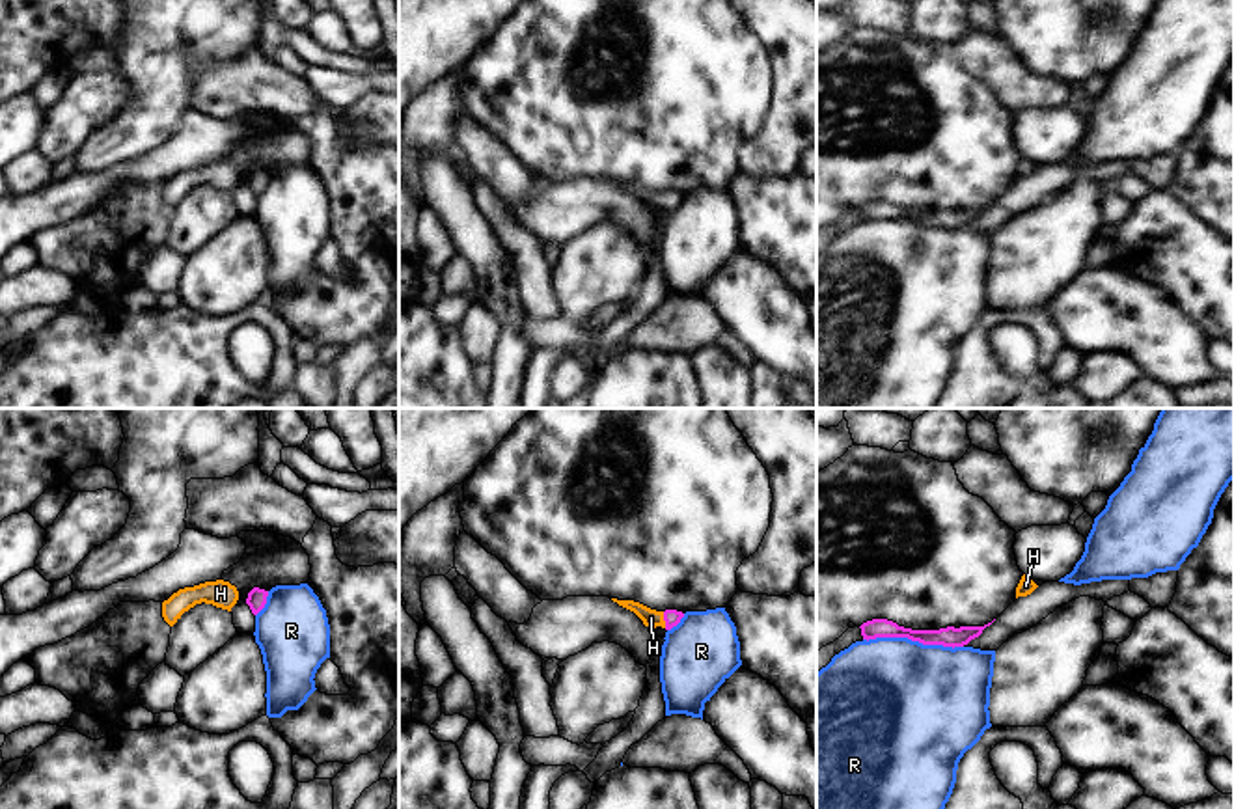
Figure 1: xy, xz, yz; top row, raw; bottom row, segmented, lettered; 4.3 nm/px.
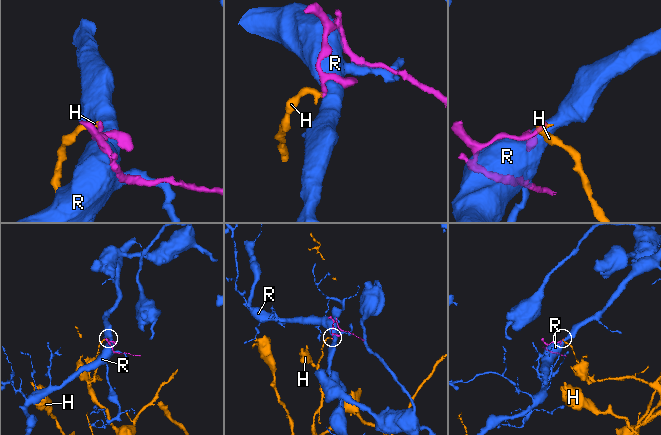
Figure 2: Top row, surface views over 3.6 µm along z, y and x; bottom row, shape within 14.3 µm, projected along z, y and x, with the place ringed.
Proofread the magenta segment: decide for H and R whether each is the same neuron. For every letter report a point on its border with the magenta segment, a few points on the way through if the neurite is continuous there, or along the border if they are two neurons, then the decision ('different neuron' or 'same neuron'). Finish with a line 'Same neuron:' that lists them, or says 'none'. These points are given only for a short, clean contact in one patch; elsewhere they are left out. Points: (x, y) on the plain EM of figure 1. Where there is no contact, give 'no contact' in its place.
H: xz (664, 202) | across xz (671, 200), (664, 202), (651, 200) | same neuron
R: yz (914, 222) | different neuron
Same neuron: H

